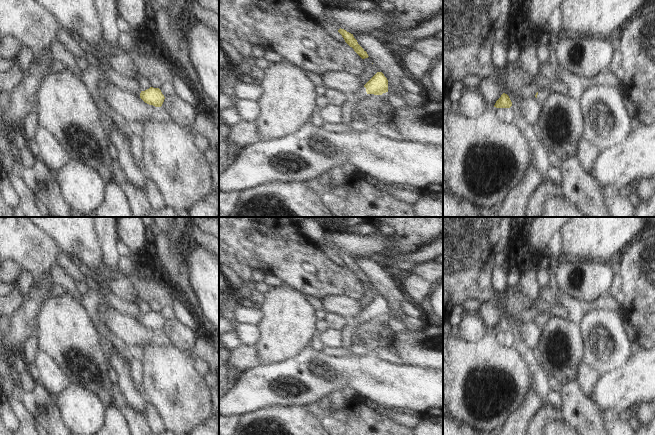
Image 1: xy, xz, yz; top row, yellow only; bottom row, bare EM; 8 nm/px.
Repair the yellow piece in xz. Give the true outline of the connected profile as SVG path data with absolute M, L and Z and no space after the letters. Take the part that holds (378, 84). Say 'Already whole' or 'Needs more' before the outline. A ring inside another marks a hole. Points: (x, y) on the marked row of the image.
Needs more. M377 72L361 89L346 97L340 106L342 119L340 123L349 125L353 121L353 109L356 103L367 94L382 95L388 92L388 80L382 72Z

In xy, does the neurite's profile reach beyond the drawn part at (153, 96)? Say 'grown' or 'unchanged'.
unchanged

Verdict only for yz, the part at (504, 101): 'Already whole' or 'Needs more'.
Already whole.

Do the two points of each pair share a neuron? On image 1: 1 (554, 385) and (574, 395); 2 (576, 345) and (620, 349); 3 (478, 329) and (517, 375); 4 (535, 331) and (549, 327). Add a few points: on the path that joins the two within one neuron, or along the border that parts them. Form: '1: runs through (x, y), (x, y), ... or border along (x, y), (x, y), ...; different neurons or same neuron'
1: border along (562, 384), (562, 391), (560, 393); different neurons
2: border along (579, 324), (585, 352), (583, 360); different neurons
3: border along (487, 330), (475, 342), (467, 342), (460, 339); different neurons
4: border along (541, 325), (542, 337), (535, 350); different neurons

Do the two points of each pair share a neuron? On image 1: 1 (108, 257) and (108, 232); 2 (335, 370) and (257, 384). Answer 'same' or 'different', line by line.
1: same
2: same

